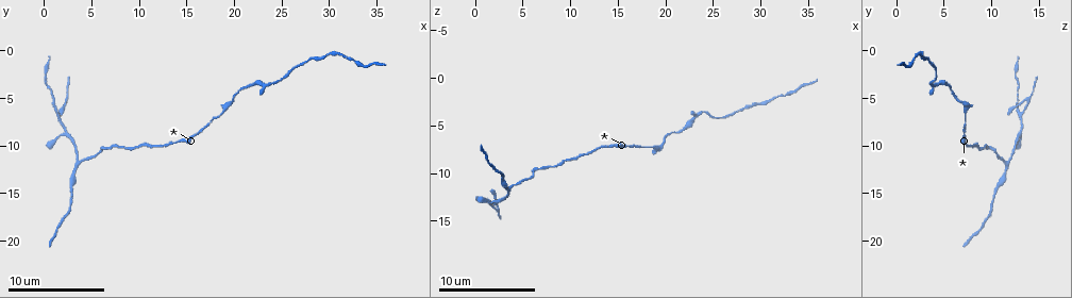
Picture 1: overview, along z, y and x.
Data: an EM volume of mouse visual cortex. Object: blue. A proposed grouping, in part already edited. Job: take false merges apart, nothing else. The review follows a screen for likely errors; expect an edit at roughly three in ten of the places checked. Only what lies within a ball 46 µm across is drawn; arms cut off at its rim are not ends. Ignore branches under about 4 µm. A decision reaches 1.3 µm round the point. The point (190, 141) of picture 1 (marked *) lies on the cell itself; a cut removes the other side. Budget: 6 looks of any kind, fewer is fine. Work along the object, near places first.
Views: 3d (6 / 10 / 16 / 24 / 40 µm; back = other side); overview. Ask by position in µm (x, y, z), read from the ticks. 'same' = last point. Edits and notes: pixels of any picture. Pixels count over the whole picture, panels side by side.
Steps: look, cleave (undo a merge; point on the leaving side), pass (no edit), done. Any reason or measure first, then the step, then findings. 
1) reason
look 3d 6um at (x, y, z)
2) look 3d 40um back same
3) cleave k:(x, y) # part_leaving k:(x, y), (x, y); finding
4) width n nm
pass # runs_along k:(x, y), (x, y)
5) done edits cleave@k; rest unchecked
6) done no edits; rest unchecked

three-way junction
look 3d 16um at (23.2, 3.4, 3.6)

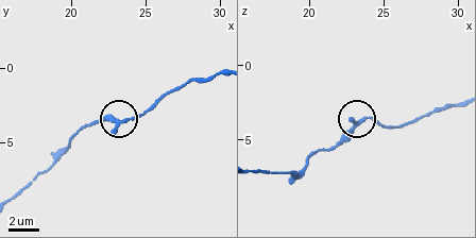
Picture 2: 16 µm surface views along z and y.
width 200 nm
pass # runs_along 2:(17, 197), (78, 133), (101, 121), (132, 119), (160, 100); continuous, no second cell

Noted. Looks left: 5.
calibre changes
look 3d 6um at (29.0, 1.0, 3.0)

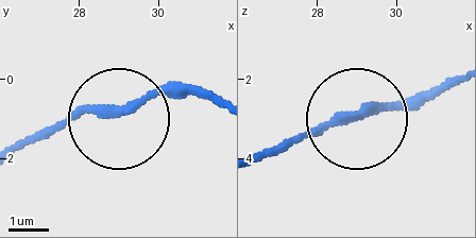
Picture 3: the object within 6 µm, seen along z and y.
look 3d 6um back at (28.90, 0.75, 2.90)

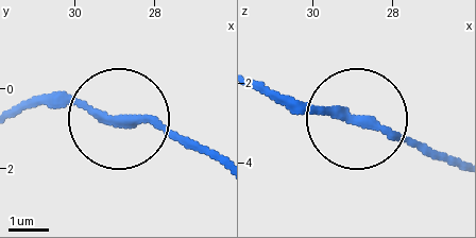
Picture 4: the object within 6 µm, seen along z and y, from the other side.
pass # runs_along 4:(219, 164), (138, 119), (19, 109); continuous, no second cell

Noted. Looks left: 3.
narrows sharply
look 3d 10um at (8.6, 10.2, 9.2)

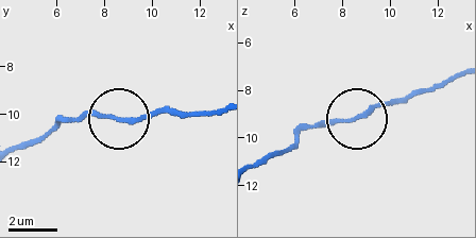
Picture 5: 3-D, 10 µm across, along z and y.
width 180 nm
pass # runs_along 5:(457, 75), (341, 122), (294, 128); one cell here

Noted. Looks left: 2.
done no edits; rest unchecked

